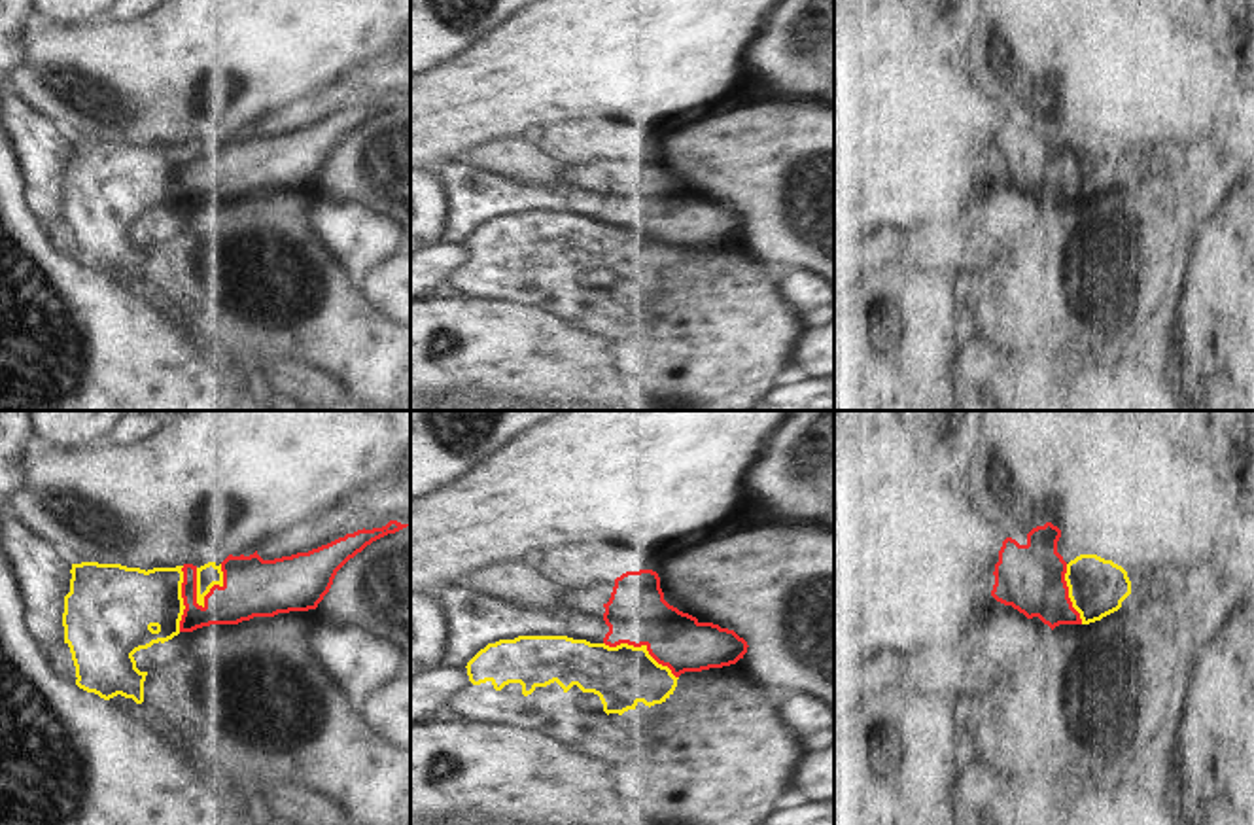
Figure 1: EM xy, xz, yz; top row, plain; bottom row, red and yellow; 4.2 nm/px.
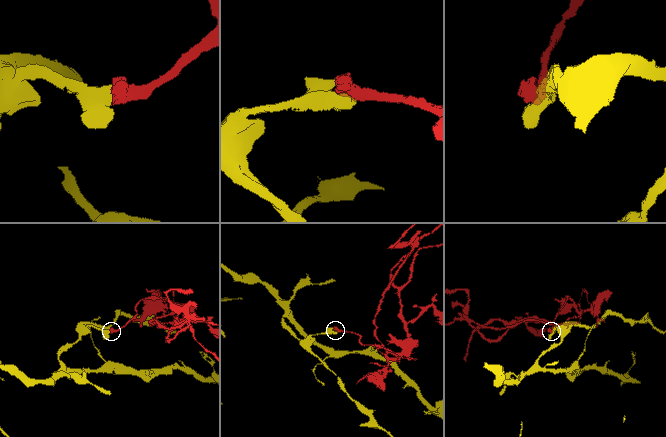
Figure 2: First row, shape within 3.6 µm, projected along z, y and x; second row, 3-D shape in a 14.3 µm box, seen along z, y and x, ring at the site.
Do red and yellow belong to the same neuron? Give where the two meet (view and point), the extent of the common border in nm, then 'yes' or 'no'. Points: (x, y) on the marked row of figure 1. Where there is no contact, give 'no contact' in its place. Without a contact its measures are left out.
contact xy (216, 585); length 200 nm; no

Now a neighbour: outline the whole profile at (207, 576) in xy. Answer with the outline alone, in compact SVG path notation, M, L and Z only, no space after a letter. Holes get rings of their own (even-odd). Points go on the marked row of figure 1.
M208 562L197 568L197 604L204 607L204 596L210 592L214 585L223 587L223 571L221 564Z

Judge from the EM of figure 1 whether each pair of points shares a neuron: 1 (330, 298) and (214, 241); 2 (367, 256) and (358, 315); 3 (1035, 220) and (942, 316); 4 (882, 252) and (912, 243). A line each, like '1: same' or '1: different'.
1: same
2: different
3: same
4: different

